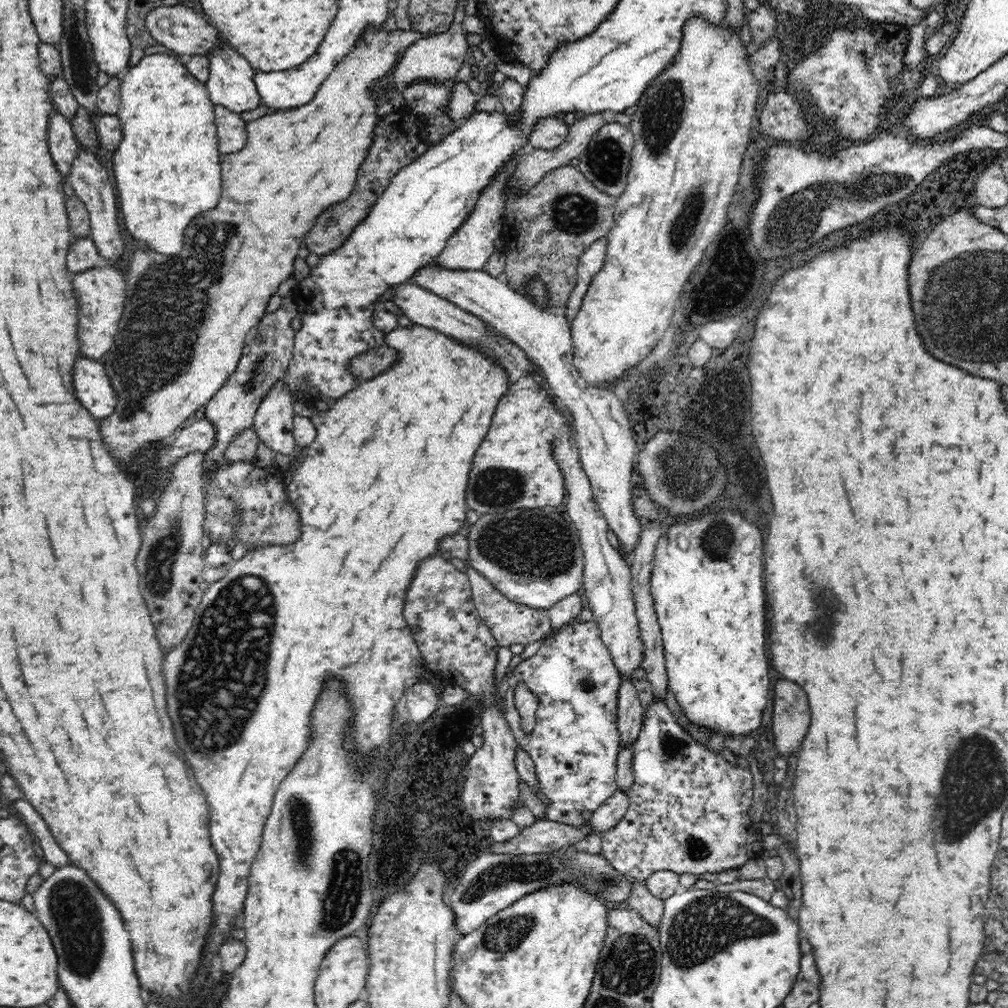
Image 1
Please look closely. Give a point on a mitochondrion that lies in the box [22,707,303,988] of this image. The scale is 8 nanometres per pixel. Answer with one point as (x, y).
(77, 919)

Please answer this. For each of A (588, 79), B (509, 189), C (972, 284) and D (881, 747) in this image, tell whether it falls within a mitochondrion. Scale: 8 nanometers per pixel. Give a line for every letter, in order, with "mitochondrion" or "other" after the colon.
A: other
B: other
C: mitochondrion
D: other

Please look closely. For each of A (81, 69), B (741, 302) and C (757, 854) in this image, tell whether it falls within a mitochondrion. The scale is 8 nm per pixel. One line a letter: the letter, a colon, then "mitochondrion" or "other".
A: mitochondrion
B: other
C: other

